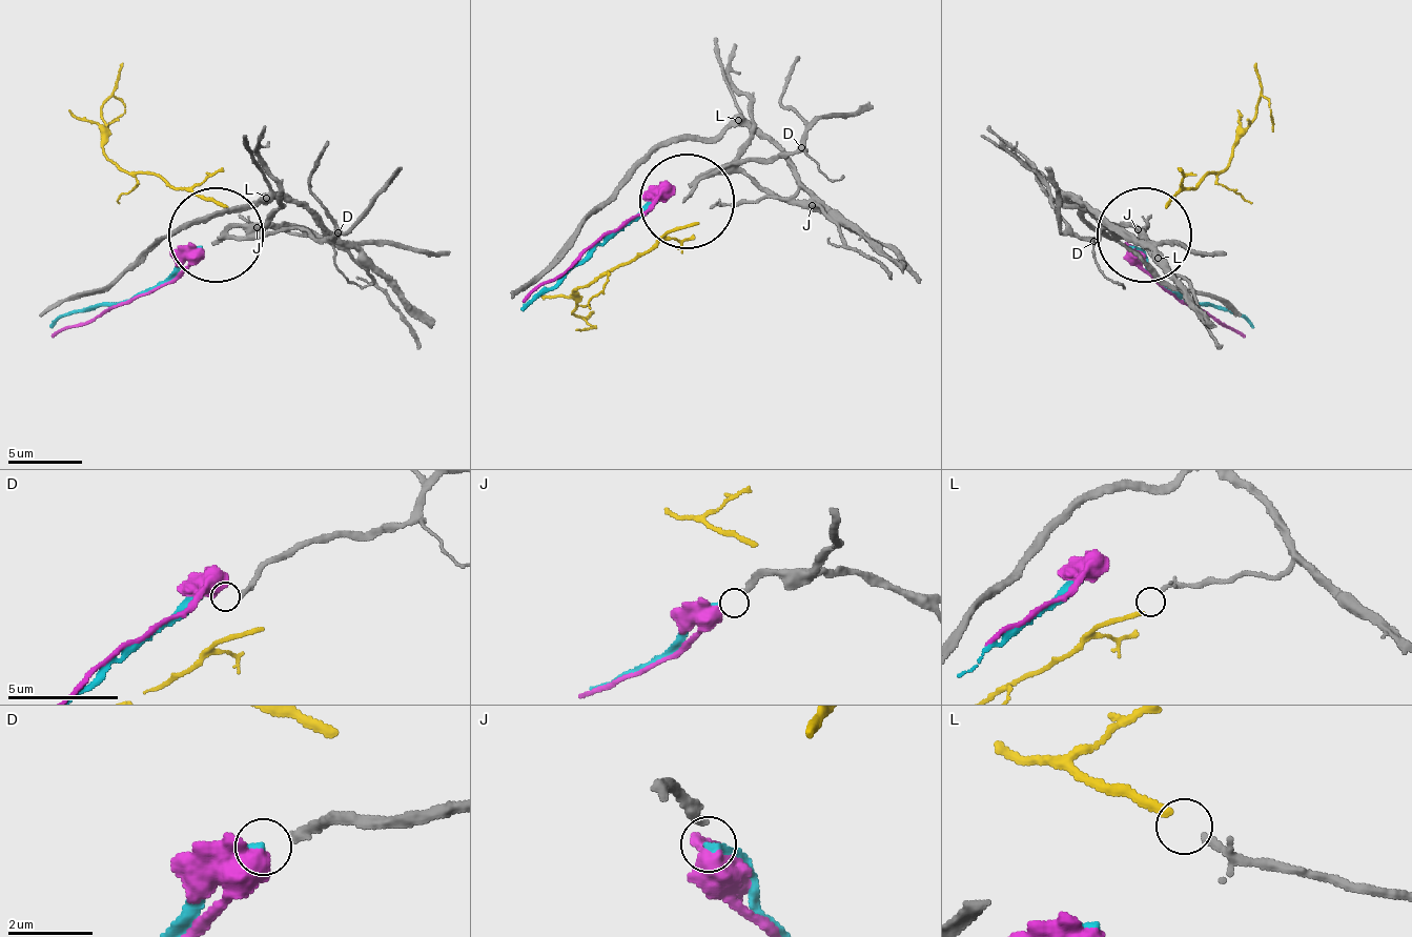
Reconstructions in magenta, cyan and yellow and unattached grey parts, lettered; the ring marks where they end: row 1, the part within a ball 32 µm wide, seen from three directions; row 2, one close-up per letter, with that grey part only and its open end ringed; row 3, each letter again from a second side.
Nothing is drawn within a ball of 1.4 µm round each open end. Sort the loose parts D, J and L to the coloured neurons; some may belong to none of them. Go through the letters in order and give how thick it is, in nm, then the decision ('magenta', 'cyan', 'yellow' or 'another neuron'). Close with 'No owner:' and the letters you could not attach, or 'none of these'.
D: 220 nm | another neuron
J: 240 nm | cyan
L: 130 nm | yellow
No owner: D

